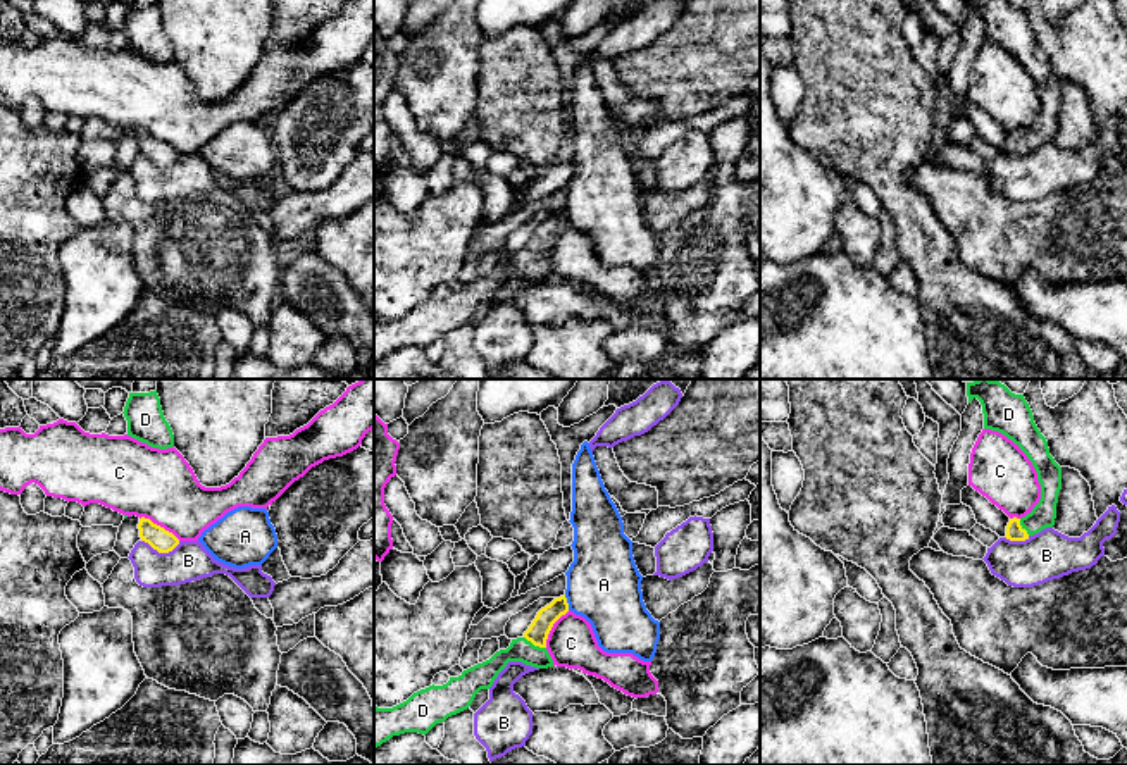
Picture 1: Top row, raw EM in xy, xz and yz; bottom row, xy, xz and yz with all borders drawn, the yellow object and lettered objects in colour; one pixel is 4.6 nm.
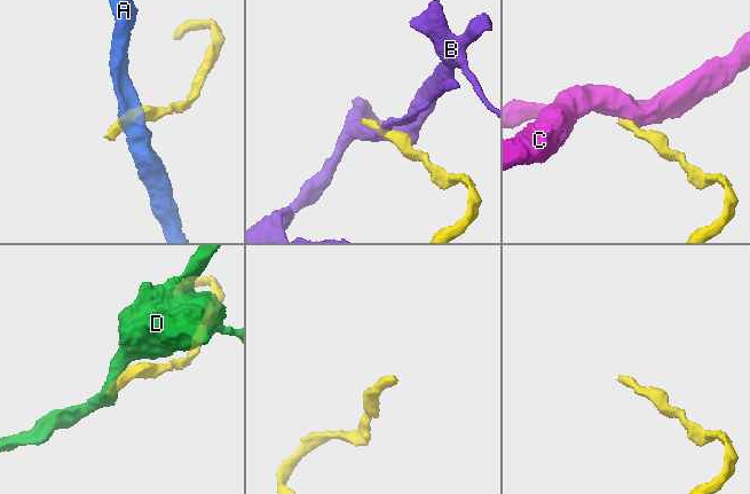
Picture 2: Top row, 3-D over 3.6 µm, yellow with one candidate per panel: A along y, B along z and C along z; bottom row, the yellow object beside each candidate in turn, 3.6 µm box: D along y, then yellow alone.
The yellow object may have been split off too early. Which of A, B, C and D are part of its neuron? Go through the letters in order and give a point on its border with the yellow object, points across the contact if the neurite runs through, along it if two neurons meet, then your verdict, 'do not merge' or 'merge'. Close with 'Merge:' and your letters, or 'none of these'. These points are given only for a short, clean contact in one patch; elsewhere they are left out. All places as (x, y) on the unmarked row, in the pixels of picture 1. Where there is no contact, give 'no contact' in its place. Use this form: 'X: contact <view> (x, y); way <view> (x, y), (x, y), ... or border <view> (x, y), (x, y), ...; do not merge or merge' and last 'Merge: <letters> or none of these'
A: contact xz (566, 216); border xz (564, 209), (569, 223); do not merge
B: contact xy (161, 166); do not merge
C: contact xy (159, 140); border xy (140, 131), (149, 131), (180, 154); do not merge
D: contact xz (535, 259); way xz (538, 245), (535, 259), (521, 264); merge
Merge: D

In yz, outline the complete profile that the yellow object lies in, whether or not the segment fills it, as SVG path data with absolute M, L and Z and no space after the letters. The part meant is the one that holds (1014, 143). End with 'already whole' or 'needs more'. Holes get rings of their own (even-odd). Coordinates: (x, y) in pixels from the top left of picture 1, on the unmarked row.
M967 0L968 17L977 12L982 19L984 43L998 45L1012 53L1032 76L1041 98L1041 114L1022 133L1010 133L1006 153L1025 155L1046 141L1055 140L1062 81L1049 69L1048 55L1034 36L1024 9L1006 0Z; needs more

